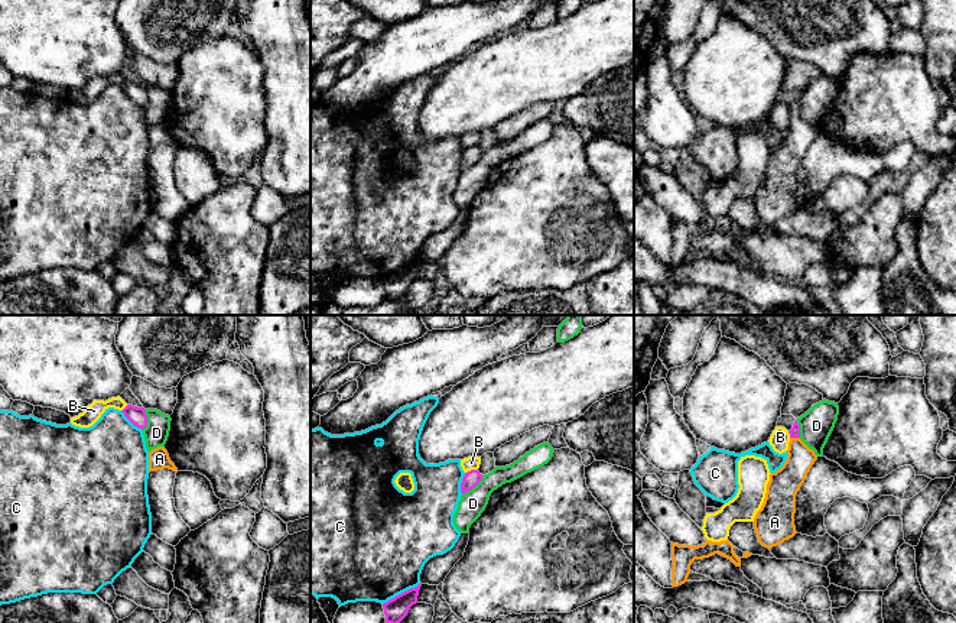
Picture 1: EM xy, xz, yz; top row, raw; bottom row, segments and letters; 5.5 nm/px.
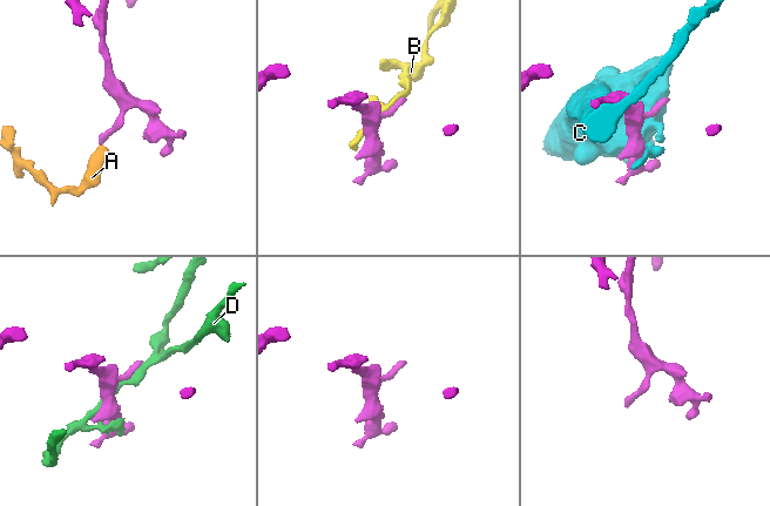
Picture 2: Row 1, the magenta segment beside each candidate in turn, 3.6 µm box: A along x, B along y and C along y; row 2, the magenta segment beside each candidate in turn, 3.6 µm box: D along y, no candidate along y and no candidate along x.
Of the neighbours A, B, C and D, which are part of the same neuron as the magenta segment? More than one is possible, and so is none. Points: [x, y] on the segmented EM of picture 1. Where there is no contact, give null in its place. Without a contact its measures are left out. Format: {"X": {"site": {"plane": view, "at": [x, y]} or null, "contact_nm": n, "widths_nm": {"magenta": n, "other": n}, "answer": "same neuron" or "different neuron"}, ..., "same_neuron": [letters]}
{"A": {"site": {"plane": "yz", "at": [794, 437]}, "contact_nm": 60, "widths_nm": {"magenta": 60, "other": 160}, "answer": "same neuron"}, "B": {"site": {"plane": "xz", "at": [471, 470]}, "contact_nm": 80, "widths_nm": {"magenta": 90, "other": 80}, "answer": "different neuron"}, "C": {"site": {"plane": "xz", "at": [402, 593]}, "contact_nm": 240, "widths_nm": {"magenta": 130, "other": 500}, "answer": "different neuron"}, "D": {"site": {"plane": "xz", "at": [472, 487]}, "contact_nm": 160, "widths_nm": {"magenta": 90, "other": 150}, "answer": "different neuron"}, "same_neuron": ["A"]}

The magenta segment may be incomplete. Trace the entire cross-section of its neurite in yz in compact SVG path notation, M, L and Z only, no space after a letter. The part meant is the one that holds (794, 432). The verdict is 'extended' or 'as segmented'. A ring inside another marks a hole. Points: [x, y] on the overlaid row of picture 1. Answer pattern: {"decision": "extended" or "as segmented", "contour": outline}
{"decision": "extended", "contour": "M794 421L788 431L787 460L780 470L770 474L761 509L754 517L758 542L771 549L793 538L796 532L796 494L817 455L800 439L800 425Z"}

